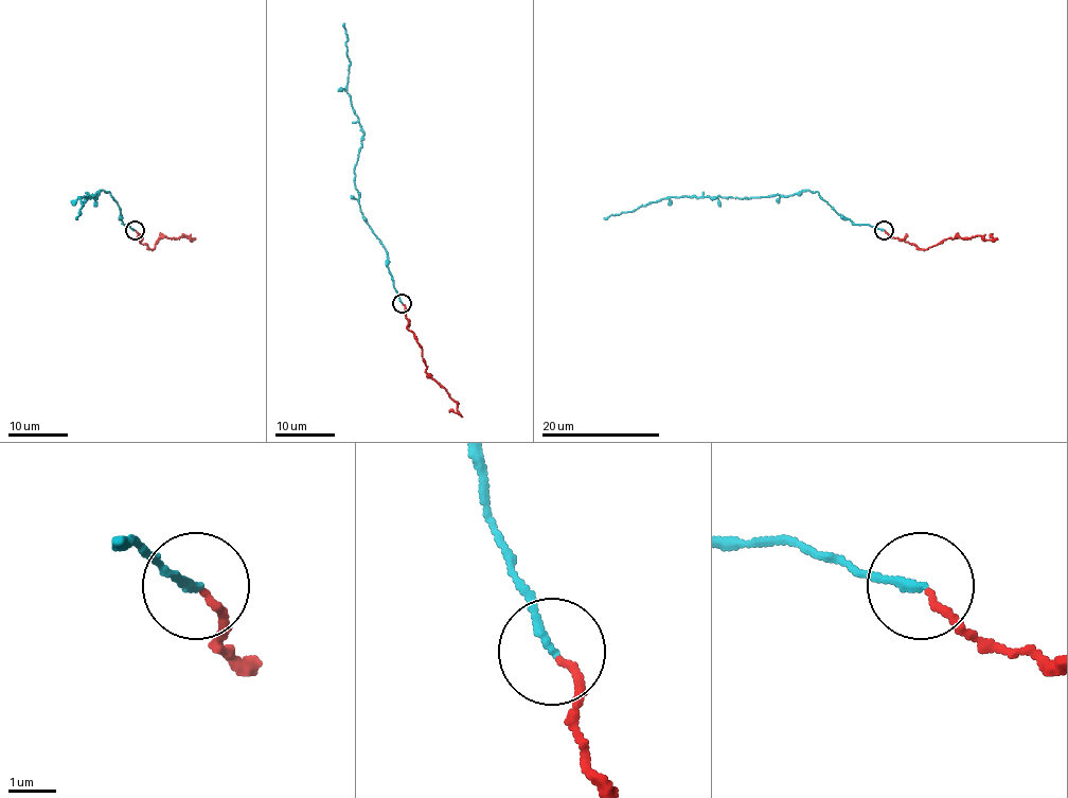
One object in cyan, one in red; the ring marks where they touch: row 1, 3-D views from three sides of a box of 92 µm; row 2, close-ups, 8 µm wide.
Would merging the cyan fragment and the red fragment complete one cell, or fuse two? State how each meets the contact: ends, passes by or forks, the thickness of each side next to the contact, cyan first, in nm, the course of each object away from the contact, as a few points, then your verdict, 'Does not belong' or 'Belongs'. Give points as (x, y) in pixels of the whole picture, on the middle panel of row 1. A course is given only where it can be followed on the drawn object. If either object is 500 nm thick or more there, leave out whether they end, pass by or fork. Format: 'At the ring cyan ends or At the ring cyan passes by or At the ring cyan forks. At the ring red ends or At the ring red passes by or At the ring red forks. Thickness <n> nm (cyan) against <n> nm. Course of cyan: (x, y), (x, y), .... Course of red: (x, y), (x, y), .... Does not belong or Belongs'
At the ring cyan ends. At the ring red ends. Thickness 170 nm (cyan) against 130 nm. Course of cyan: (402, 303), (388, 268), (388, 251), (361, 211), (354, 181), (362, 128), (346, 86), (350, 58), (343, 23). Course of red: (403, 303), (407, 327), (417, 339), (426, 371), (458, 406), (455, 411), (448, 410). Belongs

